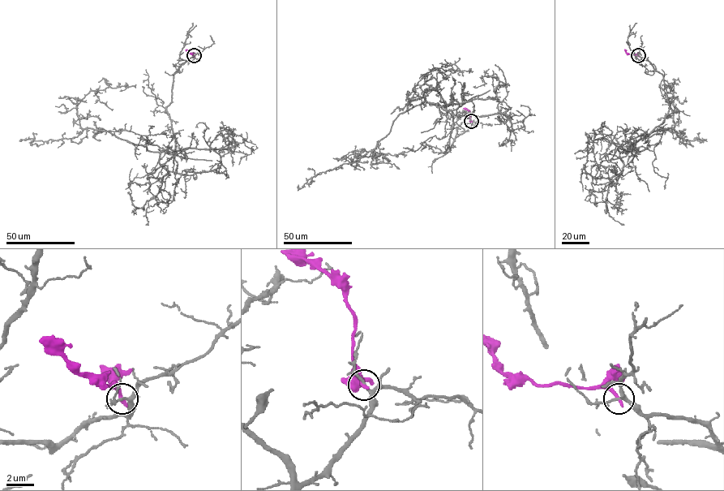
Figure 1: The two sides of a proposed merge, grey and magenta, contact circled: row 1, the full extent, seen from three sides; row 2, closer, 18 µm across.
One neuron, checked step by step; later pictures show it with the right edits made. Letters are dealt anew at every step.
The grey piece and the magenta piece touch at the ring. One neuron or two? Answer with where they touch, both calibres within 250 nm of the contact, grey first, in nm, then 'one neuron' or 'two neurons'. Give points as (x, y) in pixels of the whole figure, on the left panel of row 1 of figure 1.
(194, 55) | 180/300 nm | two neurons

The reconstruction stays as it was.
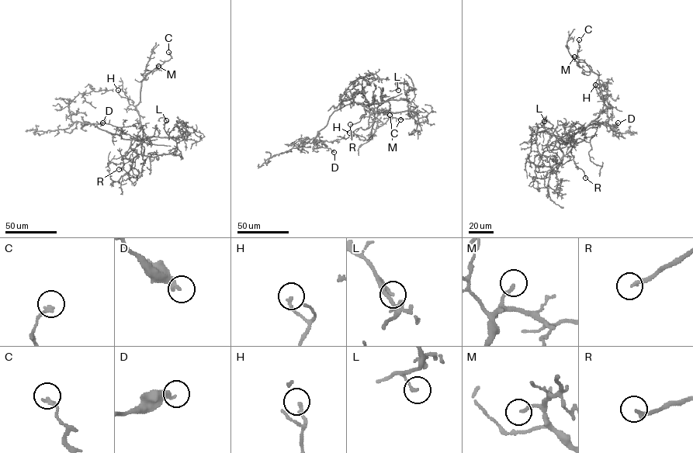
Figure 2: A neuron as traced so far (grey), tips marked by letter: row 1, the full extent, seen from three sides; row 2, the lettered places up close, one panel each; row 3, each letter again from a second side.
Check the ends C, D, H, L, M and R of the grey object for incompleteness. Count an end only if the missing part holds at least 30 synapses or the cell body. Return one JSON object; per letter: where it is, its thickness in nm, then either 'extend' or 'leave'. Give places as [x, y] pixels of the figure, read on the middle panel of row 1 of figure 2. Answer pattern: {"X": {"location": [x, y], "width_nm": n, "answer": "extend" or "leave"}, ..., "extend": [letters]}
{"C": {"location": [400, 119], "width_nm": 180, "answer": "leave"}, "D": {"location": [334, 152], "width_nm": 280, "answer": "leave"}, "H": {"location": [349, 133], "width_nm": 170, "answer": "leave"}, "L": {"location": [398, 90], "width_nm": 150, "answer": "leave"}, "M": {"location": [389, 115], "width_nm": 150, "answer": "extend"}, "R": {"location": [350, 124], "width_nm": 200, "answer": "extend"}, "extend": ["M", "R"]}

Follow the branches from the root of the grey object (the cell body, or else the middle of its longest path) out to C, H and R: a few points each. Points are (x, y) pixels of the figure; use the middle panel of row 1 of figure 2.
C: (361, 102), (374, 112), (368, 140), (389, 116), (400, 119)
H: (361, 102), (373, 109), (375, 119), (371, 136), (365, 140), (363, 136), (349, 133)
R: (361, 102), (365, 113), (360, 116), (358, 122), (350, 124)

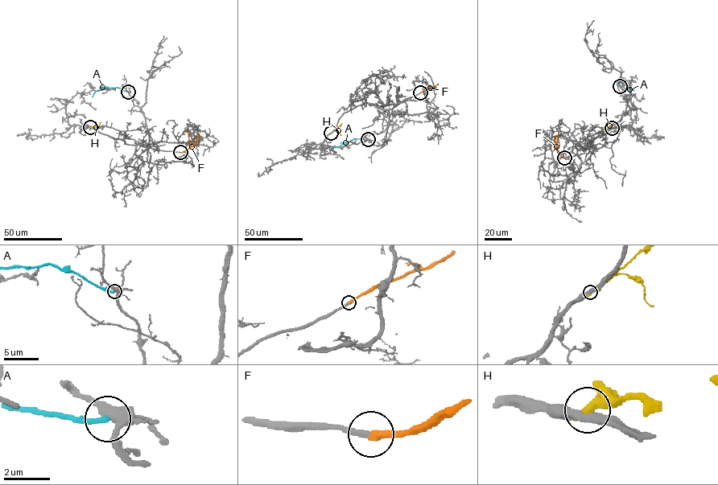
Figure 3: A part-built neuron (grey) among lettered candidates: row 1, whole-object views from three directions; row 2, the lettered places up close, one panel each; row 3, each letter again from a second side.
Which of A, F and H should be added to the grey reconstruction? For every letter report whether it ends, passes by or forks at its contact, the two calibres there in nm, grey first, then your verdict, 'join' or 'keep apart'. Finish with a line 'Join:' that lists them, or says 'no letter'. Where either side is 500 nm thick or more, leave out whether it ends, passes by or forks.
A: it ends; calibres 380 and 240 nm; keep apart
F: it ends; calibres 280 and 380 nm; join
H: it ends; calibres 420 and 480 nm; keep apart
Join: F

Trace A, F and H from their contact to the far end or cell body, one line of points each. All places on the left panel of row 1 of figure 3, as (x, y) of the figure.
A: (128, 92), (115, 87), (101, 88), (92, 96)
F: (180, 152), (191, 145), (185, 130)
H: (90, 127), (98, 125), (101, 122)

